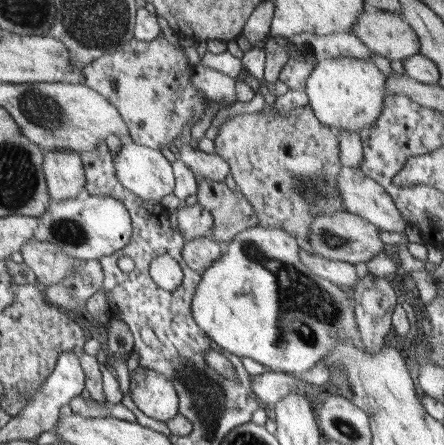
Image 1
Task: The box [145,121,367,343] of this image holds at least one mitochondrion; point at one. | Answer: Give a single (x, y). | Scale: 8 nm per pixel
(310, 184)

